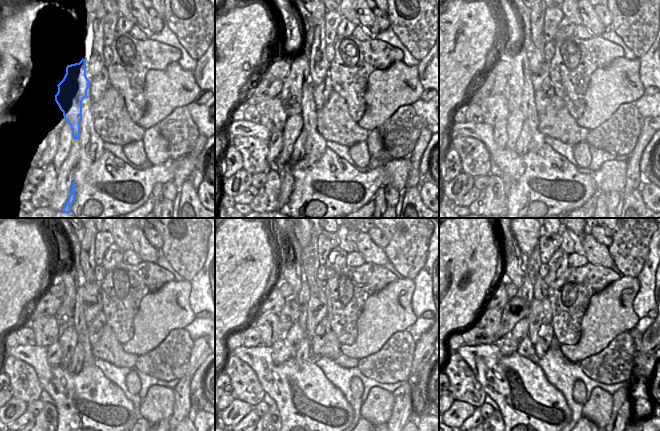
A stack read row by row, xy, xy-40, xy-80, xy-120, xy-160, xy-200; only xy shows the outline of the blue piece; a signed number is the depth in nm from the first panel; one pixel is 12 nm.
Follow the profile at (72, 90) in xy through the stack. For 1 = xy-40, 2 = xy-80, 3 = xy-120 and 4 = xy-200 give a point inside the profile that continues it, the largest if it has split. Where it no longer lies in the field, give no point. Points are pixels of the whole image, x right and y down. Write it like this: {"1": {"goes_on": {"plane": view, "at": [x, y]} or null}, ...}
{"1": {"goes_on": {"plane": "xy-40", "at": [291, 94]}}, "2": {"goes_on": {"plane": "xy-80", "at": [513, 90]}}, "3": {"goes_on": {"plane": "xy-120", "at": [65, 314]}}, "4": {"goes_on": {"plane": "xy-200", "at": [514, 269]}}}

